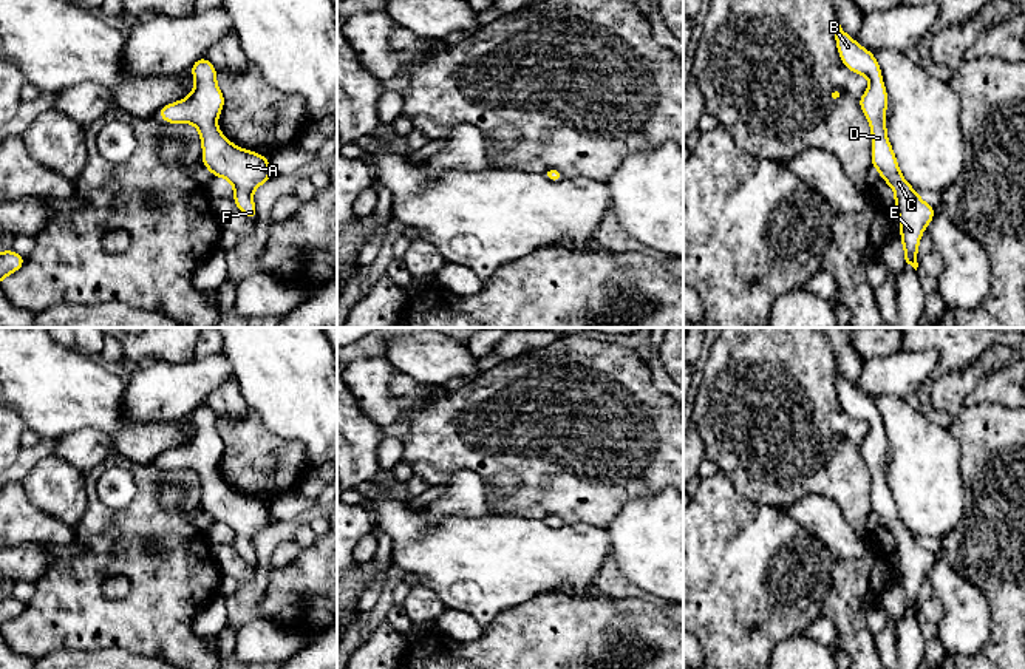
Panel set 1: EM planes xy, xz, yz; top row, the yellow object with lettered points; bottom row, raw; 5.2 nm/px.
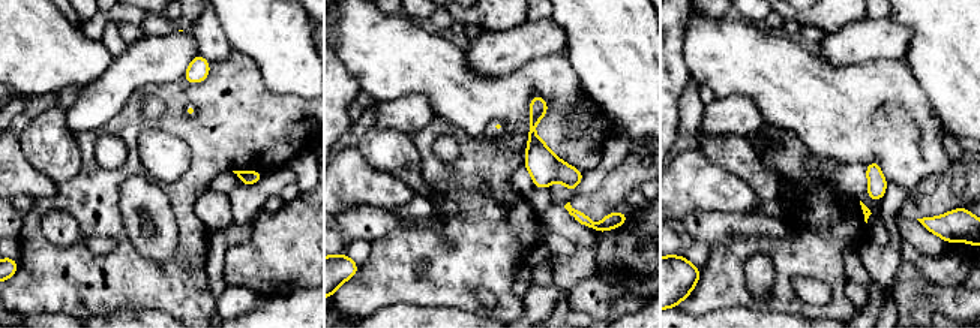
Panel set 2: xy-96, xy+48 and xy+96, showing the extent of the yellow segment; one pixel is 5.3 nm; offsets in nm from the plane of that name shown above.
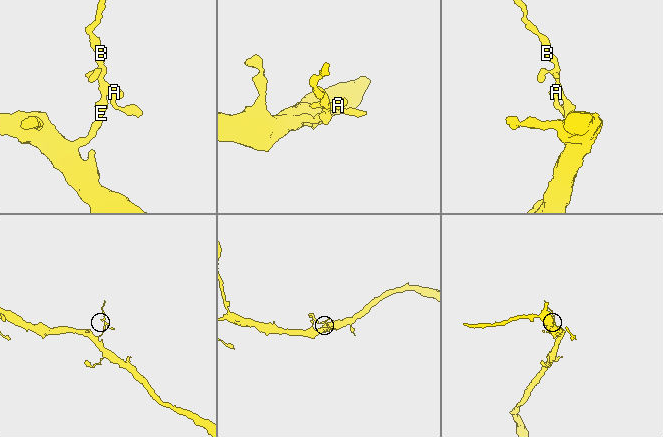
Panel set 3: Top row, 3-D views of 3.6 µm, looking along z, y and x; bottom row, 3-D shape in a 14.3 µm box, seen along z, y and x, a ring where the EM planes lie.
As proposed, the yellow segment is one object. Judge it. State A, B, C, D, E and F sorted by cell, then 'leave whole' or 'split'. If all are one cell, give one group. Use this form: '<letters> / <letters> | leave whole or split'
A B C D E F | leave whole

